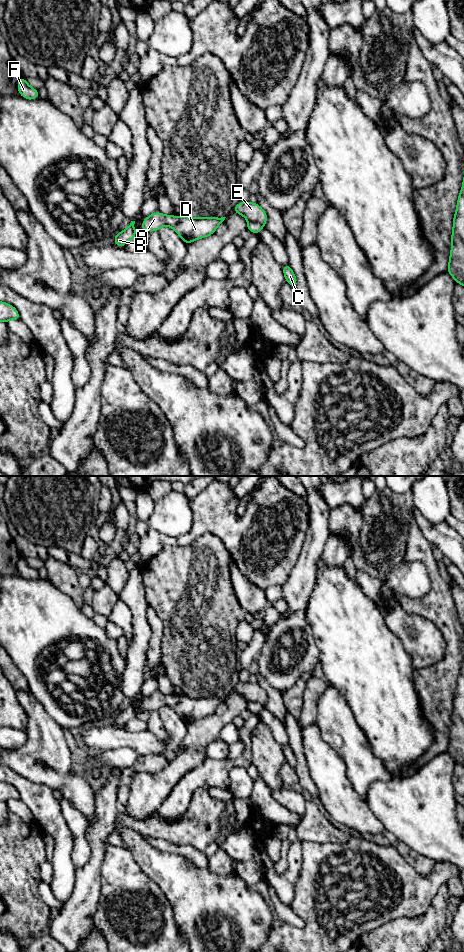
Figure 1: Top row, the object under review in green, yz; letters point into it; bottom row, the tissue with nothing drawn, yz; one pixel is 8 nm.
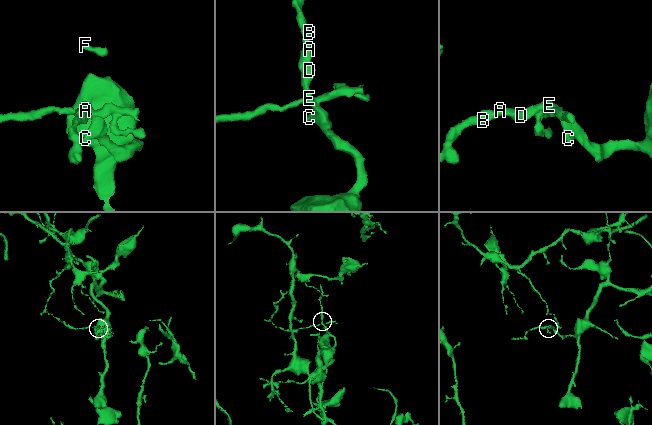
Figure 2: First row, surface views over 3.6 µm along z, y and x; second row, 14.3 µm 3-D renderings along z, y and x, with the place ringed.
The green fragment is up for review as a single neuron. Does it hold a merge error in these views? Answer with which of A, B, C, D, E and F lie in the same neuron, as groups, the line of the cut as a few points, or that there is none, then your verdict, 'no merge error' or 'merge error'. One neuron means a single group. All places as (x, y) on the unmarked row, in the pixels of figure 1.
A B C D E / F | yz (248, 700), (253, 700), (263, 706) | merge error

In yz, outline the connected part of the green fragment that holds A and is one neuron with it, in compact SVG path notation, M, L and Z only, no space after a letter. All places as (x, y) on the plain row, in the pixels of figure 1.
M153 692L149 697L145 697L141 704L141 709L153 712L158 711L162 706L169 706L176 711L187 725L190 722L212 715L225 698L190 698L185 695L177 697Z

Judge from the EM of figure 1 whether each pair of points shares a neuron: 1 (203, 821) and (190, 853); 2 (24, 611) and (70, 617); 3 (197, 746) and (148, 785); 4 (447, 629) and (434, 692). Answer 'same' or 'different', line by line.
1: different
2: same
3: same
4: same

